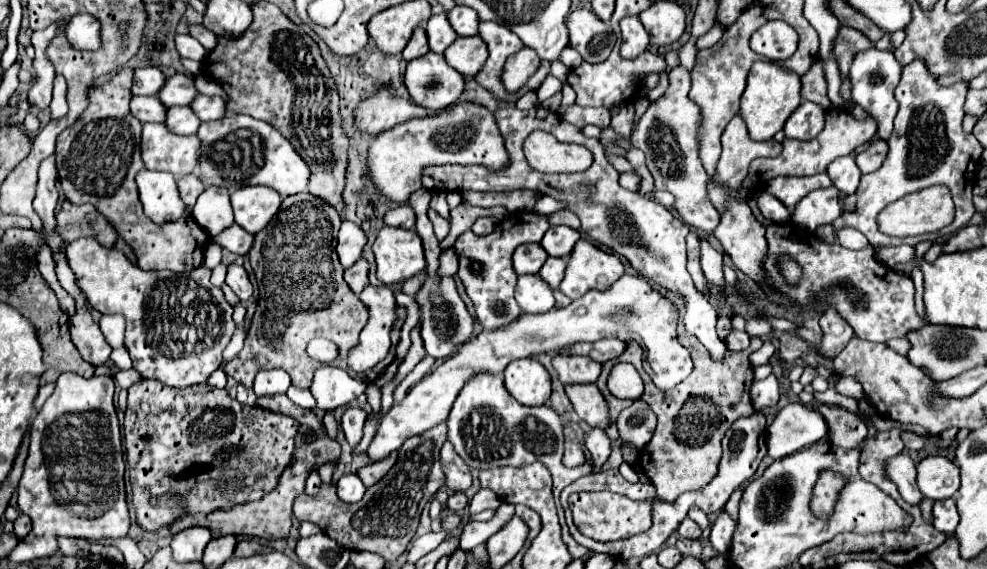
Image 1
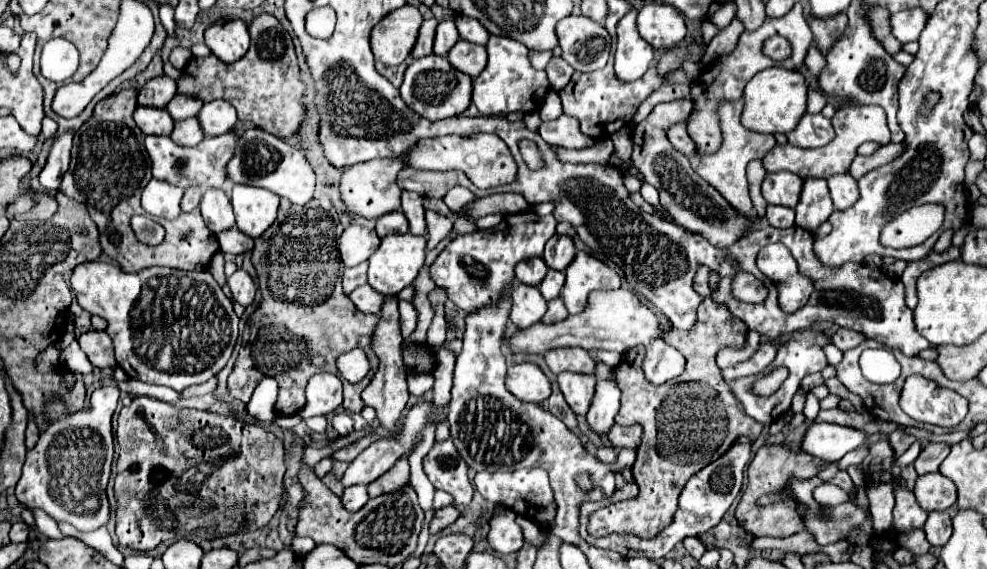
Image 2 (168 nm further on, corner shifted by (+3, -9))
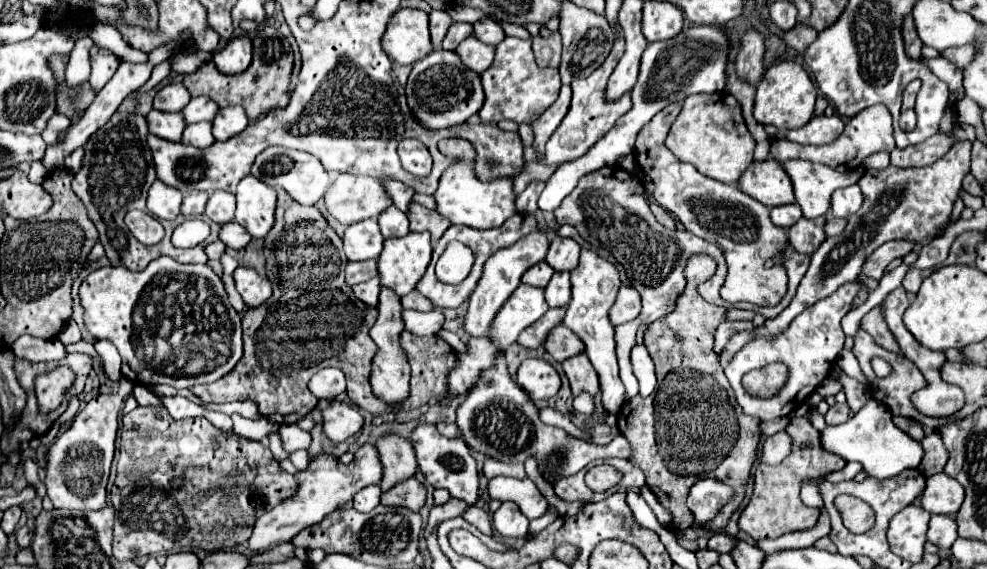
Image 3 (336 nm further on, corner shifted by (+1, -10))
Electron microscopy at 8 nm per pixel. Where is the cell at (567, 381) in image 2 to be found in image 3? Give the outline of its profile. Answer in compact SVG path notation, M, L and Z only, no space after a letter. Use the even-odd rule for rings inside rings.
M579 354L579 356L565 360L563 372L567 374L567 378L571 382L573 396L579 396L581 392L589 392L591 396L595 396L599 392L597 372L595 372L595 368L591 366L591 362L587 360L585 354Z

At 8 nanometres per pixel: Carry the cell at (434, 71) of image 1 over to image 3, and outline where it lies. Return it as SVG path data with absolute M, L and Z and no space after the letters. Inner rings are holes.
M433 50L413 64L407 80L407 104L415 118L431 130L449 128L467 122L483 106L483 88L479 74L471 72L455 52Z

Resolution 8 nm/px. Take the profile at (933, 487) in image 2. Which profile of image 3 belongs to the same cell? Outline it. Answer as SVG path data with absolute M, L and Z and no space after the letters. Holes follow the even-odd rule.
M933 474L927 478L927 486L921 494L921 506L929 514L955 514L963 504L963 486L947 478L945 474Z

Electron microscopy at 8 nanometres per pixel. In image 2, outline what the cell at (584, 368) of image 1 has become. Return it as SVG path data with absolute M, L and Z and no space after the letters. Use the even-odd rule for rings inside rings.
M581 347L573 349L553 349L545 353L545 361L553 373L561 371L577 371L577 373L595 373L595 361L589 351Z

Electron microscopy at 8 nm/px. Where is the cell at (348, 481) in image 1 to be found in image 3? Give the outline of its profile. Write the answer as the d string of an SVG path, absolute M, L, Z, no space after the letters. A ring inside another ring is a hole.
M367 486L367 488L359 490L353 496L353 508L357 512L371 512L379 504L379 494L381 494L379 486Z

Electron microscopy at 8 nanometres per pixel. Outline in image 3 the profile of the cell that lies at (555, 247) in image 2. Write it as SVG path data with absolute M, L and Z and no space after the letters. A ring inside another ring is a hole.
M555 236L547 250L547 264L553 270L573 270L579 262L579 244L573 238Z

